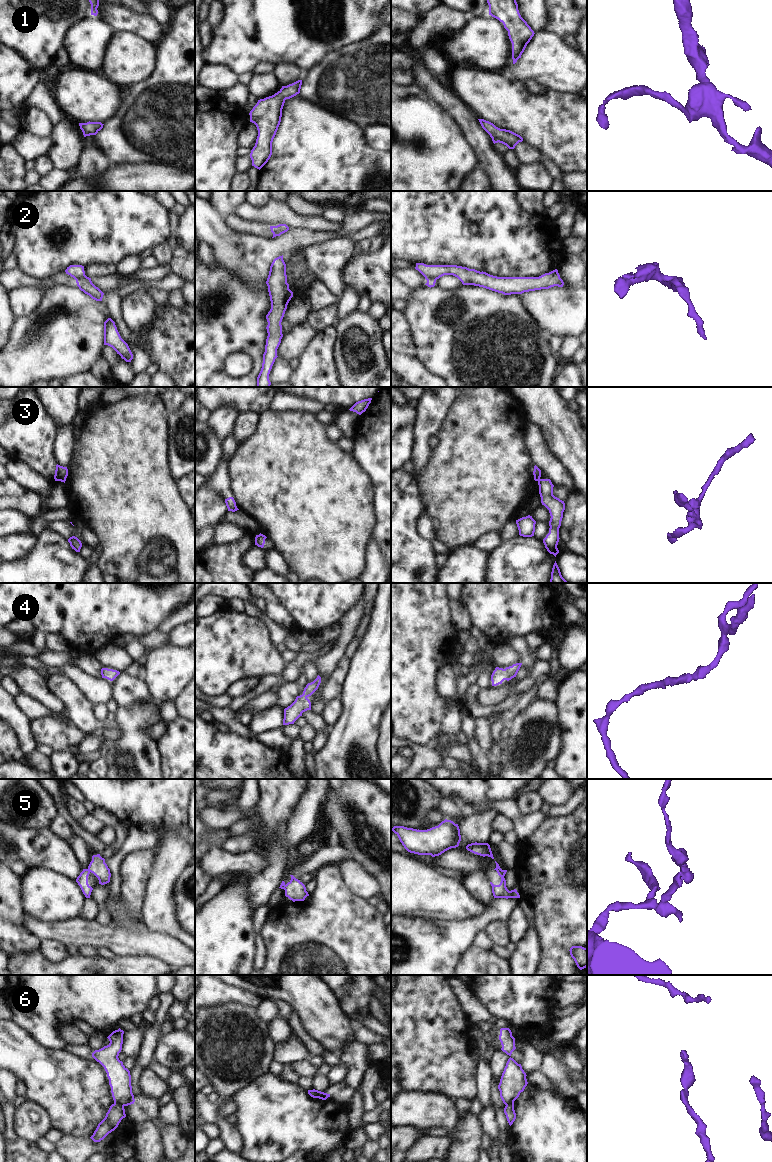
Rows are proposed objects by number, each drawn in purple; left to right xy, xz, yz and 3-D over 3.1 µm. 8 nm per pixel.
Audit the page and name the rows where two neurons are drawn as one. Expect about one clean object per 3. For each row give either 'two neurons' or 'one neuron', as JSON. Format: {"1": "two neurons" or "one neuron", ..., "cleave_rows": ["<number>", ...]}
{"1": "one neuron", "2": "two neurons", "3": "two neurons", "4": "one neuron", "5": "two neurons", "6": "two neurons", "cleave_rows": ["2", "3", "5", "6"]}

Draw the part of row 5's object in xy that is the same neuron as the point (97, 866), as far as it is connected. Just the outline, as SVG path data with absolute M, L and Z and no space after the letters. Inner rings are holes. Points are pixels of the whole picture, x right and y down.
M100 854L92 856L92 861L88 866L88 869L98 878L99 884L104 885L110 882L110 869L105 863L105 859L102 858Z

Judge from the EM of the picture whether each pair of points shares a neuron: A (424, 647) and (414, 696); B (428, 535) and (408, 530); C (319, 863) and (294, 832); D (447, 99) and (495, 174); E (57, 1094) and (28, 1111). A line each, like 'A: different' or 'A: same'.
A: same
B: different
C: different
D: same
E: different

